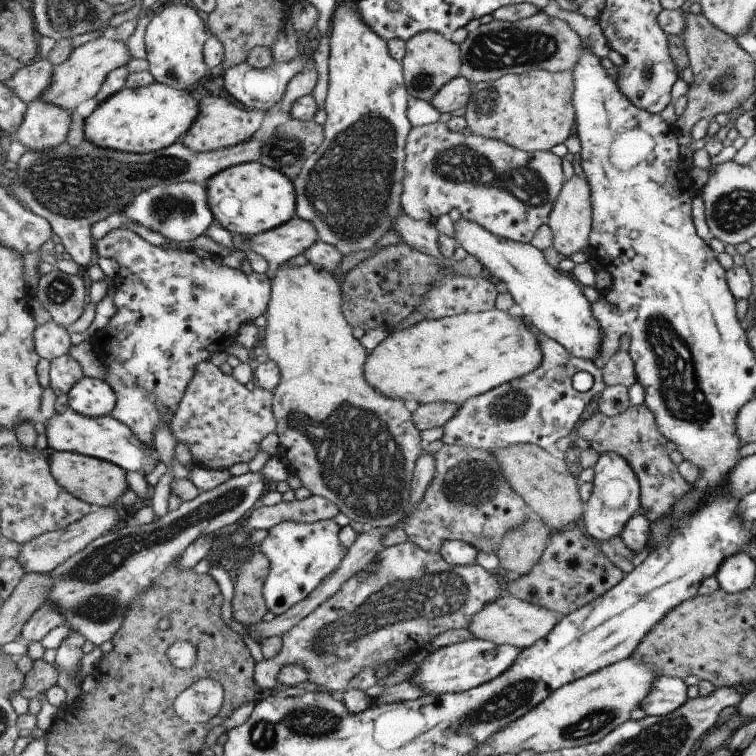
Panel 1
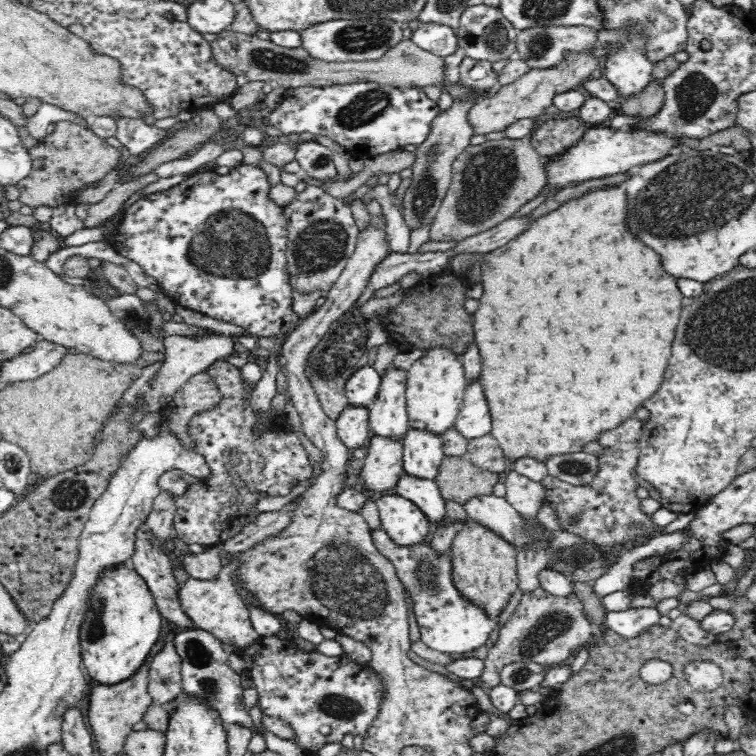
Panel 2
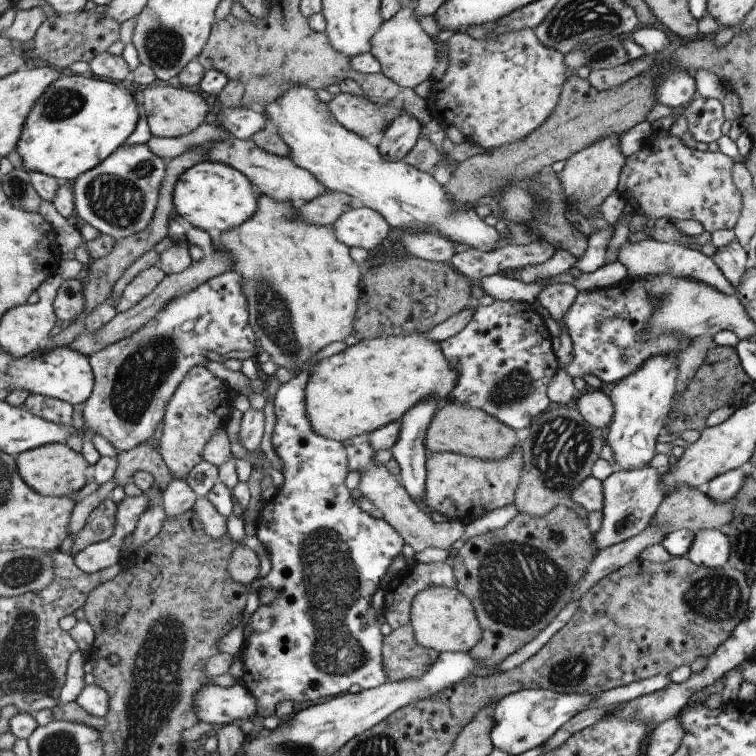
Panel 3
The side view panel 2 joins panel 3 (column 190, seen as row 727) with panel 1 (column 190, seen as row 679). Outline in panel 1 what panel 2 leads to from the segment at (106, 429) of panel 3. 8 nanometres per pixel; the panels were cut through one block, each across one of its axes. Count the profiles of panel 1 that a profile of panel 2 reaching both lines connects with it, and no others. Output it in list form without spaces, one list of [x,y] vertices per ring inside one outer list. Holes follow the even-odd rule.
[[[117,227],[109,231],[102,239],[95,241],[95,253],[96,257],[103,256],[103,258],[114,258],[119,264],[118,273],[116,278],[113,279],[115,285],[115,295],[113,296],[113,304],[117,308],[116,313],[109,320],[109,323],[105,326],[105,336],[101,340],[97,340],[94,343],[94,348],[97,350],[101,359],[101,364],[107,368],[109,376],[107,376],[107,382],[114,388],[115,394],[118,396],[118,406],[113,411],[113,416],[117,420],[123,421],[123,424],[127,424],[131,430],[135,433],[135,436],[139,437],[147,444],[147,446],[153,446],[155,444],[155,428],[163,426],[165,422],[169,422],[174,415],[179,402],[183,400],[183,394],[197,370],[197,366],[201,362],[211,360],[211,356],[217,352],[225,352],[231,344],[237,342],[235,337],[237,336],[237,330],[241,328],[241,324],[245,322],[253,322],[255,318],[259,316],[265,316],[270,306],[270,300],[272,295],[272,280],[269,279],[266,273],[251,273],[245,274],[240,268],[230,268],[225,266],[221,262],[221,258],[212,256],[211,258],[199,258],[195,251],[183,252],[183,250],[165,250],[146,242],[130,229]]]

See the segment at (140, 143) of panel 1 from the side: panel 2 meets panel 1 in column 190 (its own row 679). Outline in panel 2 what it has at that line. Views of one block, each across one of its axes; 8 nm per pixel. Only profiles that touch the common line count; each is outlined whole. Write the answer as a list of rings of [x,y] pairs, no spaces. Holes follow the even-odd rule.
[[[122,564],[122,566],[108,570],[100,578],[98,586],[92,591],[94,591],[94,594],[92,594],[92,600],[90,600],[90,610],[88,610],[88,614],[82,622],[82,628],[80,628],[82,662],[93,683],[116,686],[120,682],[130,680],[146,664],[151,650],[156,642],[159,642],[164,618],[156,606],[150,589],[145,585],[144,579],[129,564]]]

